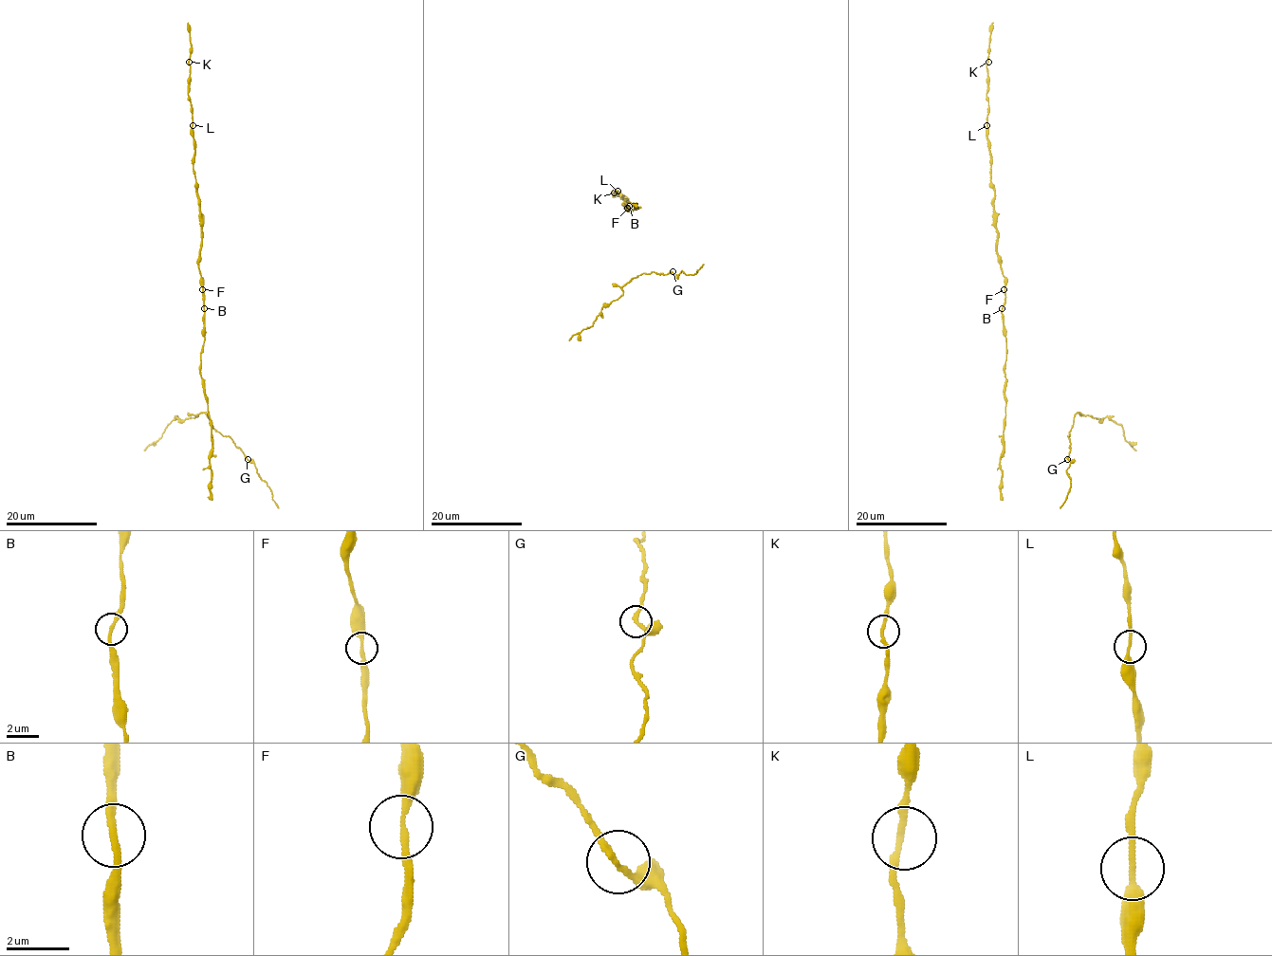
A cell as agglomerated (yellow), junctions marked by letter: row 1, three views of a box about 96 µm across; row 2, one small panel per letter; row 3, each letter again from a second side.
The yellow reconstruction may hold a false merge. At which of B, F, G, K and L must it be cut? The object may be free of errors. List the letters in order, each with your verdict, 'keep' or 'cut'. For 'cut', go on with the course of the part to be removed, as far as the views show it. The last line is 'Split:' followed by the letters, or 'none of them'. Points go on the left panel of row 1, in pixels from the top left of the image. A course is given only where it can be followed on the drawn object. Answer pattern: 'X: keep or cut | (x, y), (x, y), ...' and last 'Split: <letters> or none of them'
B: keep
F: keep
G: keep
K: keep
L: keep
Split: none of them

